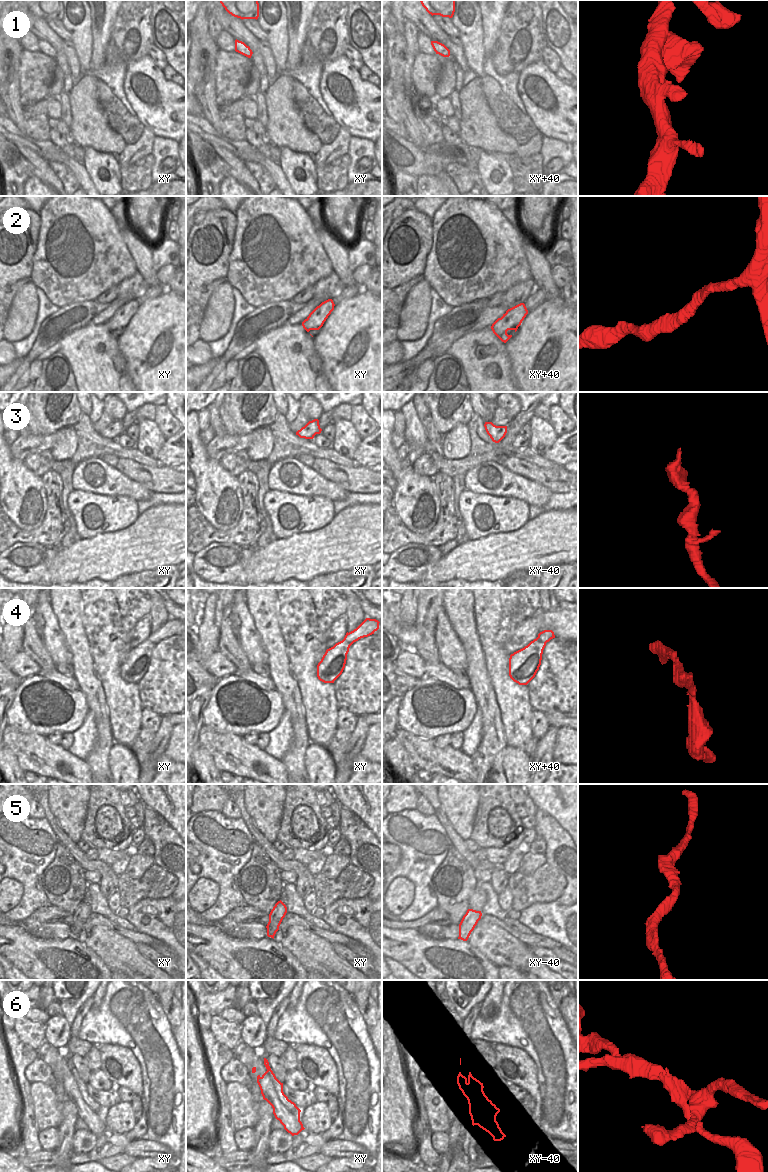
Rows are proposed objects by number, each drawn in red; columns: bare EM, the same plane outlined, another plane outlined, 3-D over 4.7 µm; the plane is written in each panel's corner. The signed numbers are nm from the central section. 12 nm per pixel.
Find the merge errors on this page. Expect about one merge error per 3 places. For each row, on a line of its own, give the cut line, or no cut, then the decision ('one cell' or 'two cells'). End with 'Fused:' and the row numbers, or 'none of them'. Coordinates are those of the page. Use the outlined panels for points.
1: no cut | one cell
2: no cut | one cell
3: no cut | one cell
4: xy+40 (537, 637), (545, 643) | two cells
5: no cut | one cell
6: xy (267, 1070), (278, 1098), (291, 1111), (296, 1112), (299, 1117) | two cells
Fused: 4, 6

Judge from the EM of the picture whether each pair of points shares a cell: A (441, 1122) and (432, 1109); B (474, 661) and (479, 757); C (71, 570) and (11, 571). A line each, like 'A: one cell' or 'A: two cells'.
A: one cell
B: one cell
C: two cells

